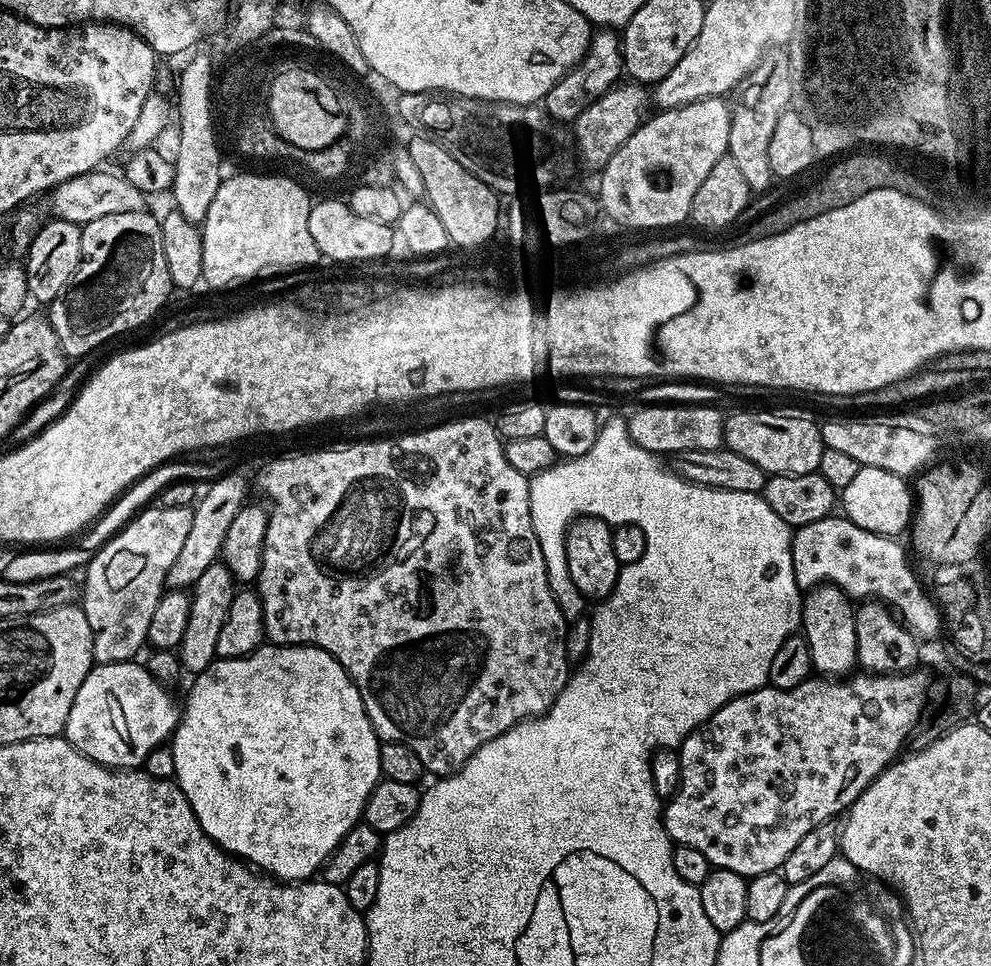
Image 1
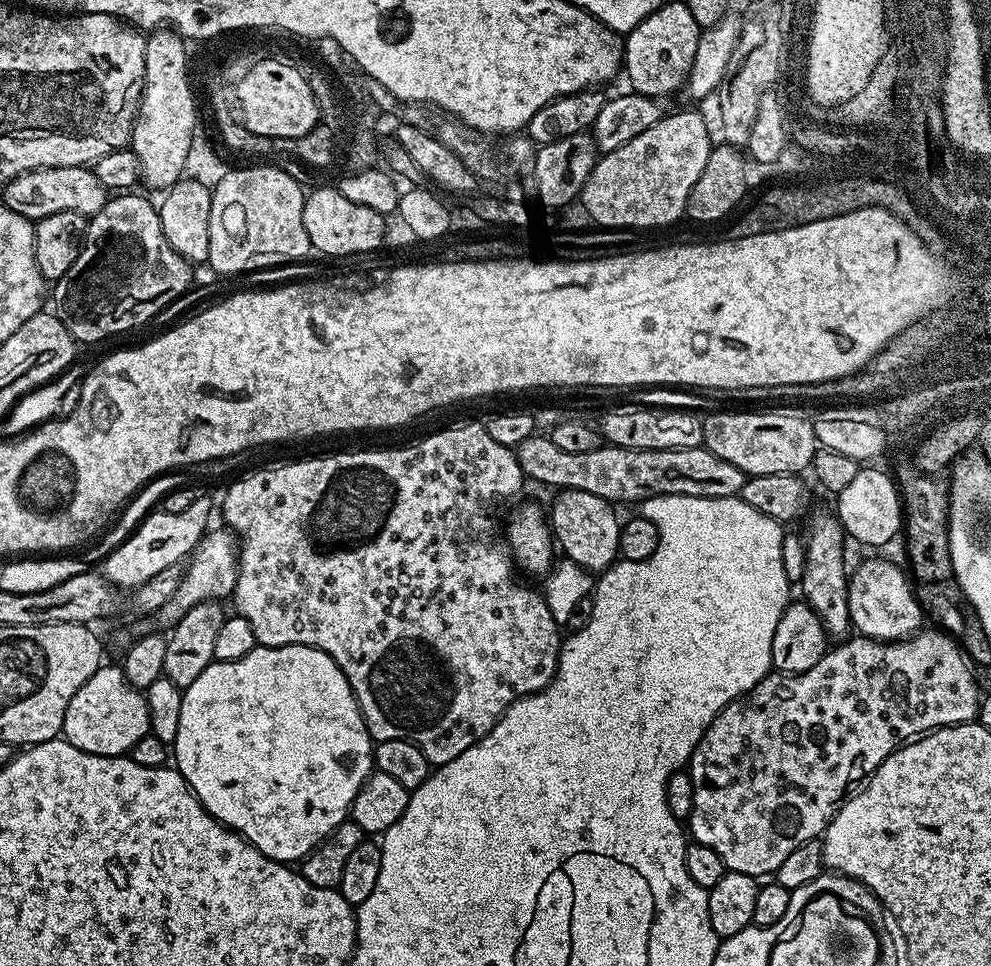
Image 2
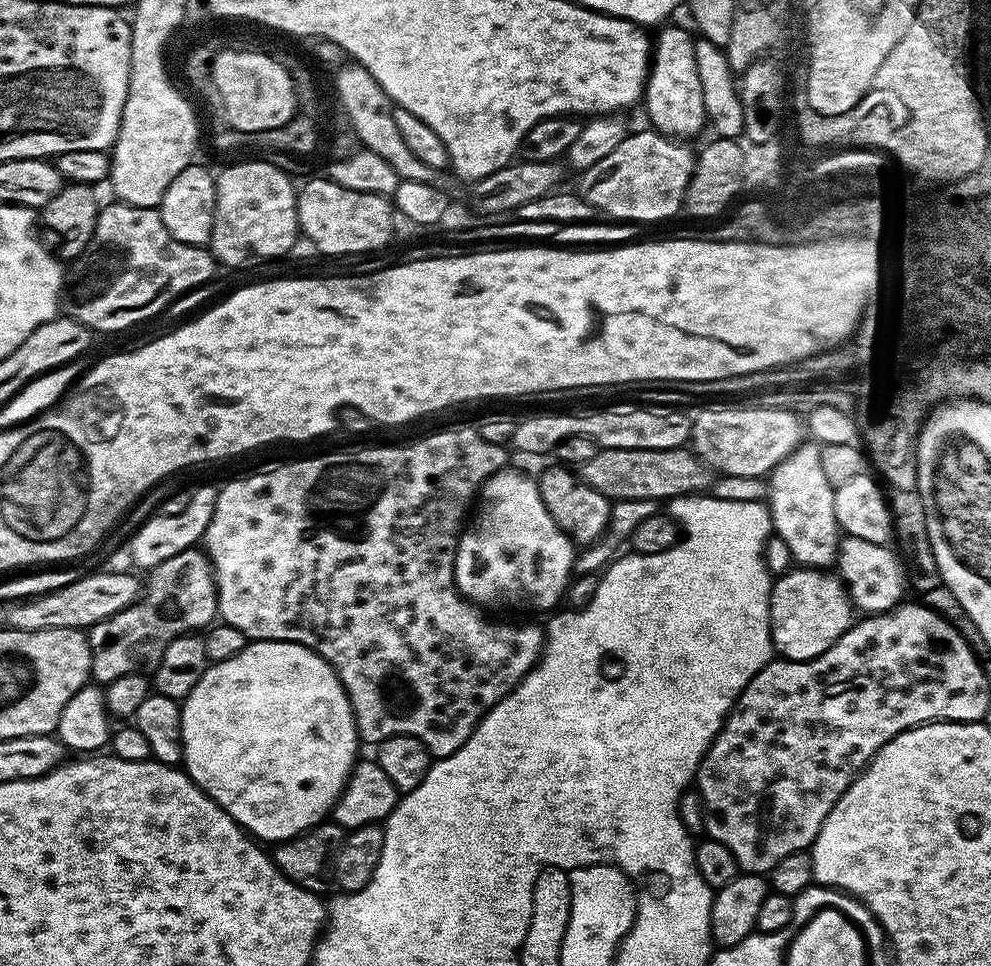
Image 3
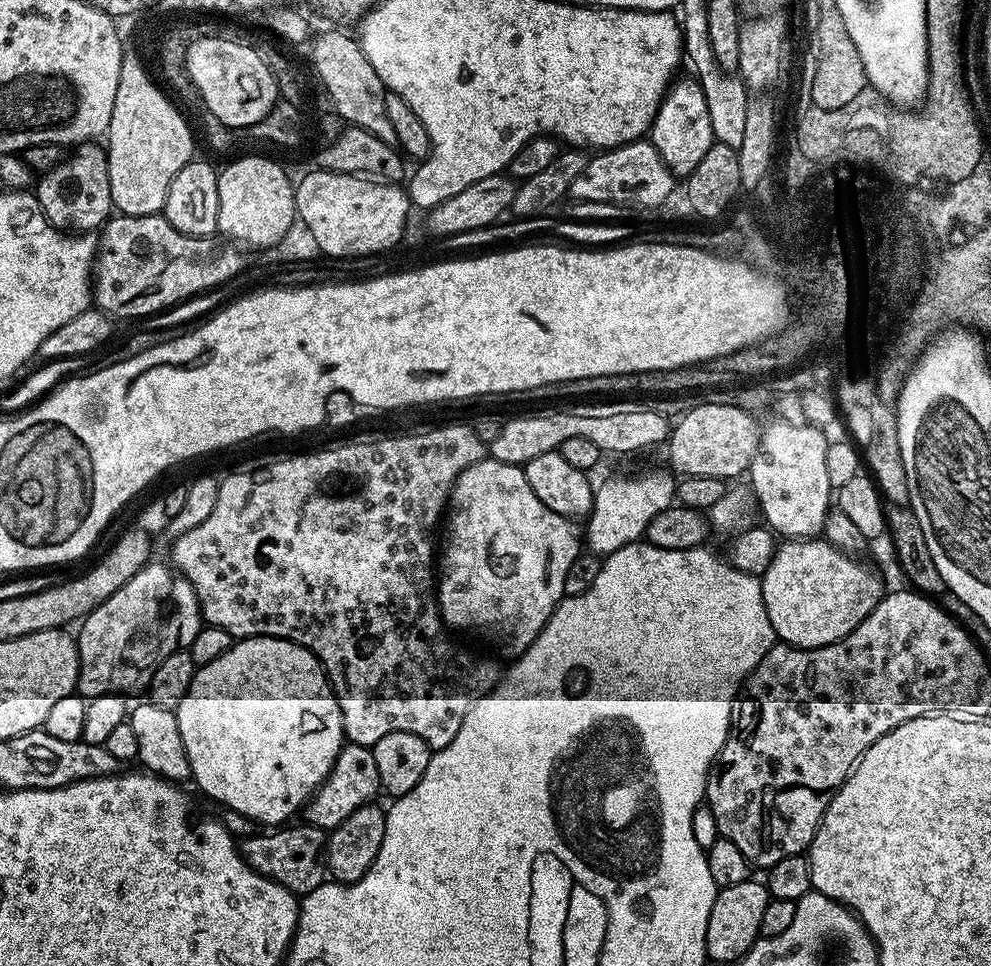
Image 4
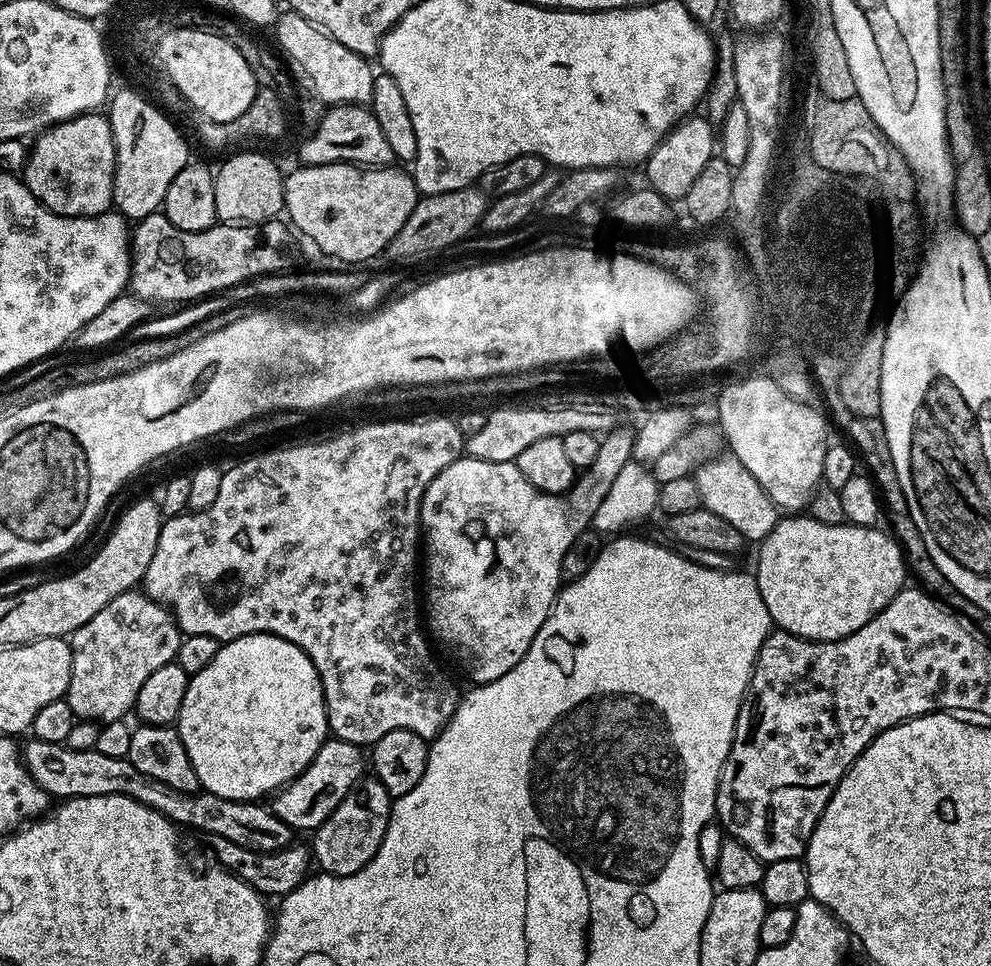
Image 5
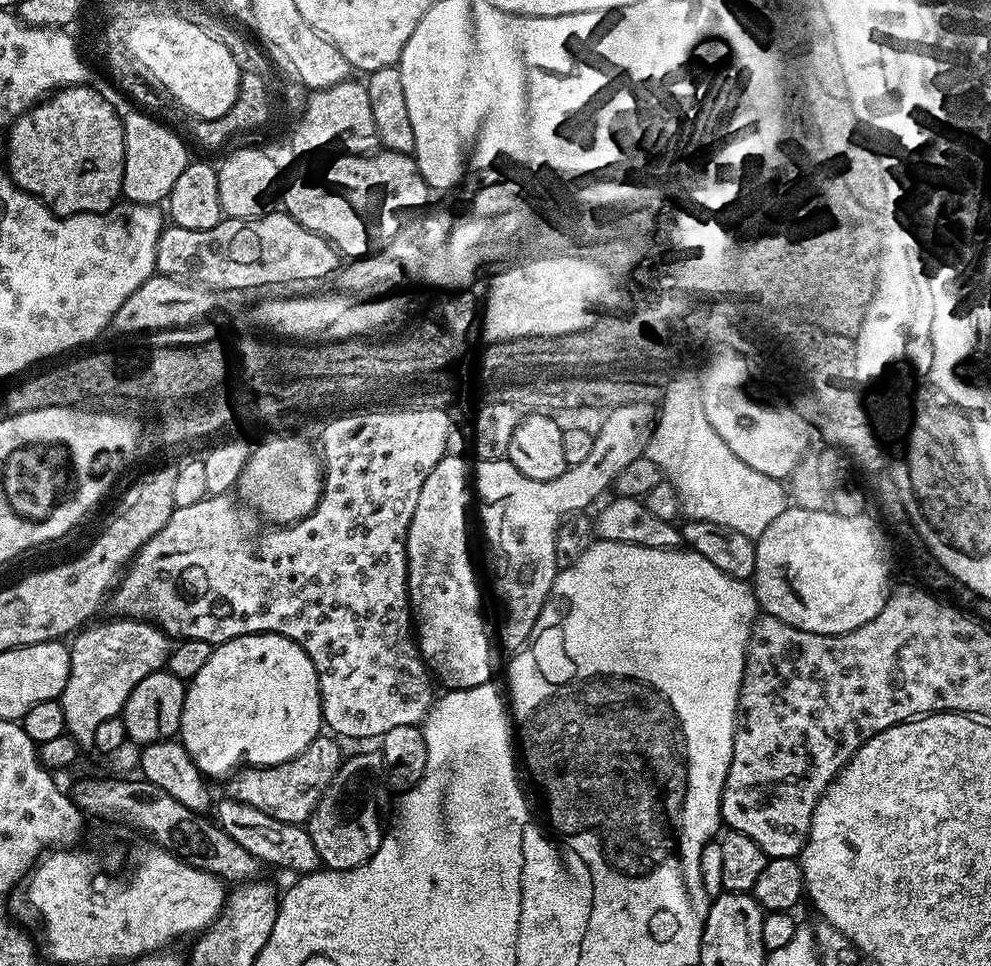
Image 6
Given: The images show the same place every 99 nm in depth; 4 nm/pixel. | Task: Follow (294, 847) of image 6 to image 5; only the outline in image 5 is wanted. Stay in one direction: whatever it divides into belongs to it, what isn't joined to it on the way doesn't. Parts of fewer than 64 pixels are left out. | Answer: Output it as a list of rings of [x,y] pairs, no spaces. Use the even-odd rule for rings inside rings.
[[[35,738],[29,741],[29,744],[25,743],[22,748],[24,765],[28,767],[34,782],[38,782],[38,786],[42,786],[42,790],[46,790],[49,797],[71,798],[106,794],[129,796],[158,810],[181,829],[197,828],[200,832],[208,832],[209,837],[226,838],[250,850],[273,852],[279,848],[287,848],[293,843],[293,829],[289,828],[286,822],[282,822],[282,818],[275,816],[271,807],[264,805],[263,808],[263,803],[218,798],[218,794],[210,794],[203,790],[174,790],[166,786],[166,782],[158,782],[158,778],[150,778],[150,774],[134,770],[134,766],[126,758],[110,758],[95,748],[70,750],[65,743],[42,742]]]

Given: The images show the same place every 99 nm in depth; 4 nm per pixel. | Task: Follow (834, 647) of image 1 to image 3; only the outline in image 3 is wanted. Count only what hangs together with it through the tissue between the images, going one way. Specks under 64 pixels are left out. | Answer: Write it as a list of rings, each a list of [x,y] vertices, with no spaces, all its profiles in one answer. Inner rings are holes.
[[[805,442],[792,449],[772,469],[767,482],[766,503],[772,516],[772,527],[775,535],[780,536],[792,551],[793,561],[805,568],[831,569],[836,562],[836,547],[840,545],[842,533],[834,514],[836,489],[826,482],[819,447]]]

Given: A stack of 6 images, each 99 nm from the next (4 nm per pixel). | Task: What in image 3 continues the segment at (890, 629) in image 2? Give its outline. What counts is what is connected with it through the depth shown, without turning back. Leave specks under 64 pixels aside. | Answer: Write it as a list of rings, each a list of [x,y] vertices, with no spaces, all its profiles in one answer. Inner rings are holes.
[[[841,535],[840,545],[836,547],[835,571],[844,582],[844,587],[848,590],[848,597],[852,600],[857,609],[861,608],[861,613],[875,614],[878,612],[889,612],[897,604],[905,599],[906,592],[905,570],[902,567],[902,560],[895,551],[891,552],[891,547],[866,542],[866,538],[854,538],[853,536]]]

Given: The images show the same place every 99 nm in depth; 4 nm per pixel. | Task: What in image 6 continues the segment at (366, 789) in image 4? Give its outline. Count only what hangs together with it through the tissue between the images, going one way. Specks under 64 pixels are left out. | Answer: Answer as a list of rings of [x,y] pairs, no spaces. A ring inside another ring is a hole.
[[[321,734],[290,762],[275,764],[270,768],[245,766],[227,781],[227,795],[233,800],[254,806],[254,810],[262,810],[262,814],[270,814],[270,818],[278,818],[278,822],[307,825],[321,804],[325,803],[327,796],[324,795],[331,790],[332,783],[333,788],[337,783],[336,775],[344,760],[339,743],[339,739]]]

